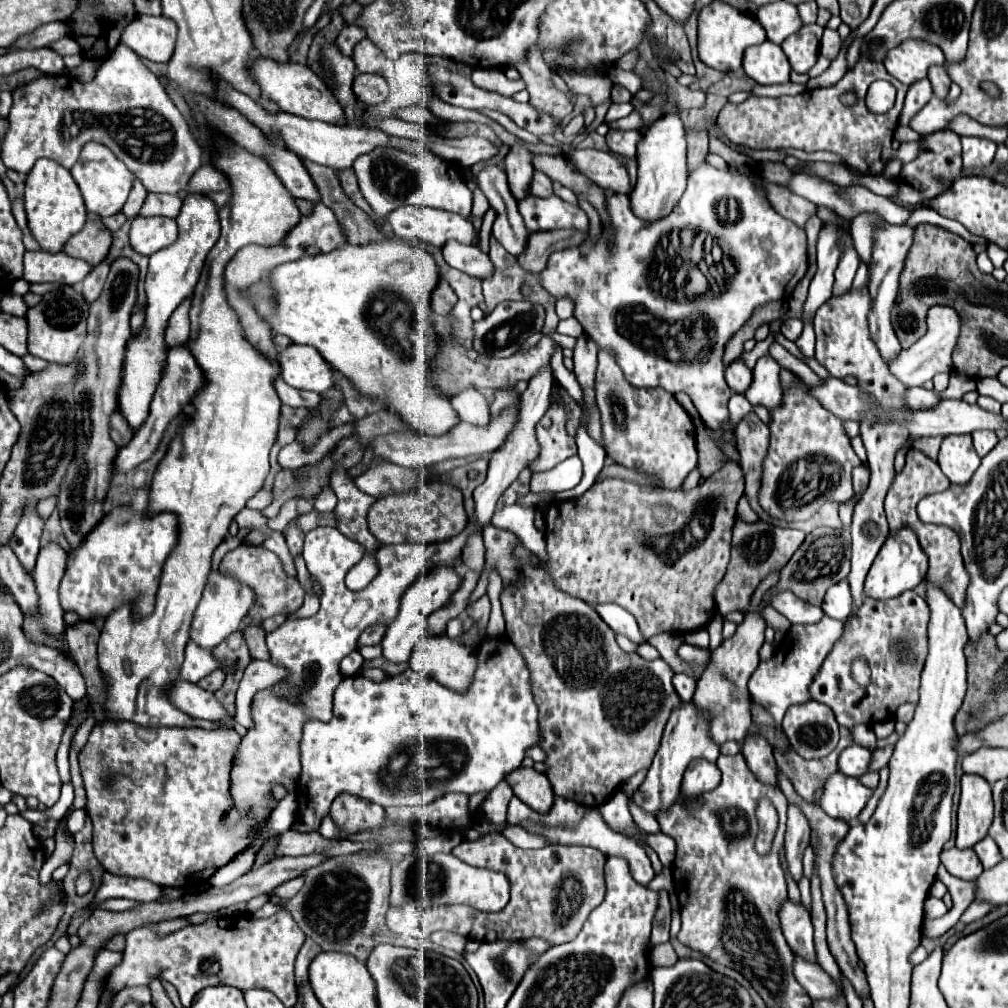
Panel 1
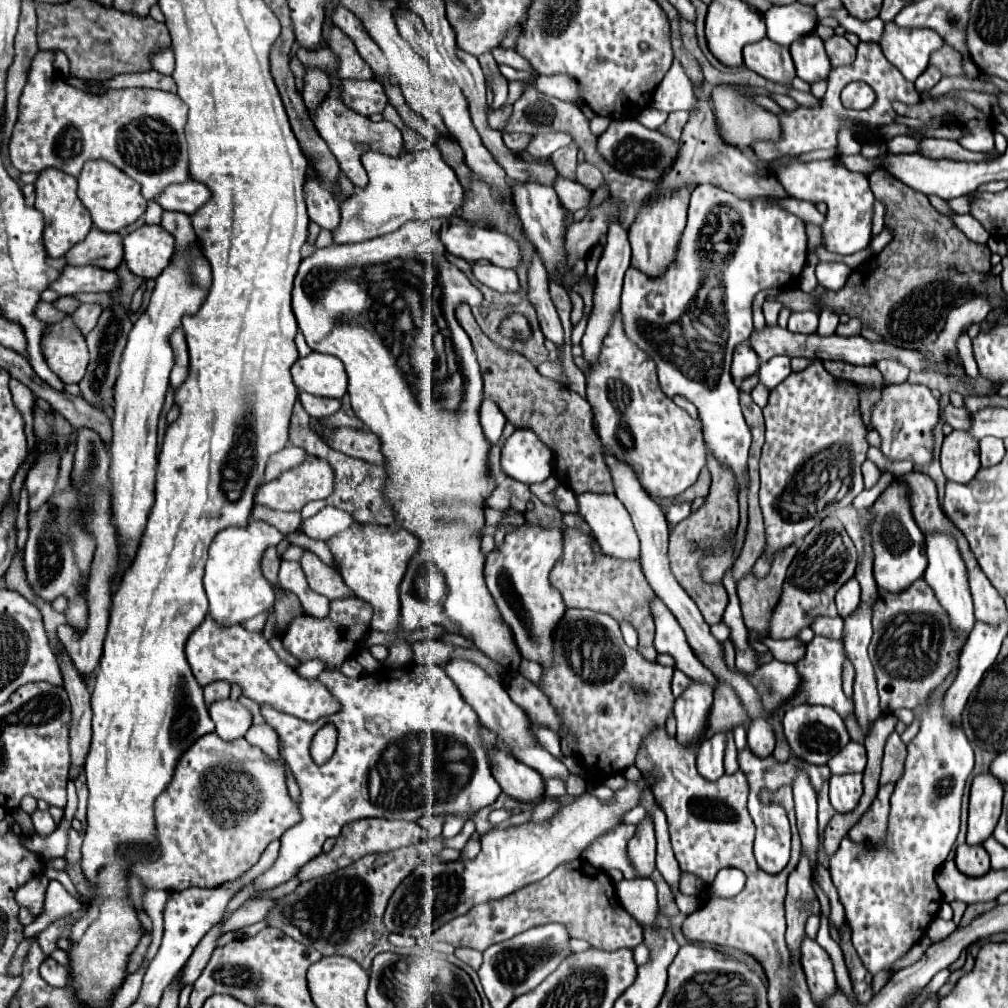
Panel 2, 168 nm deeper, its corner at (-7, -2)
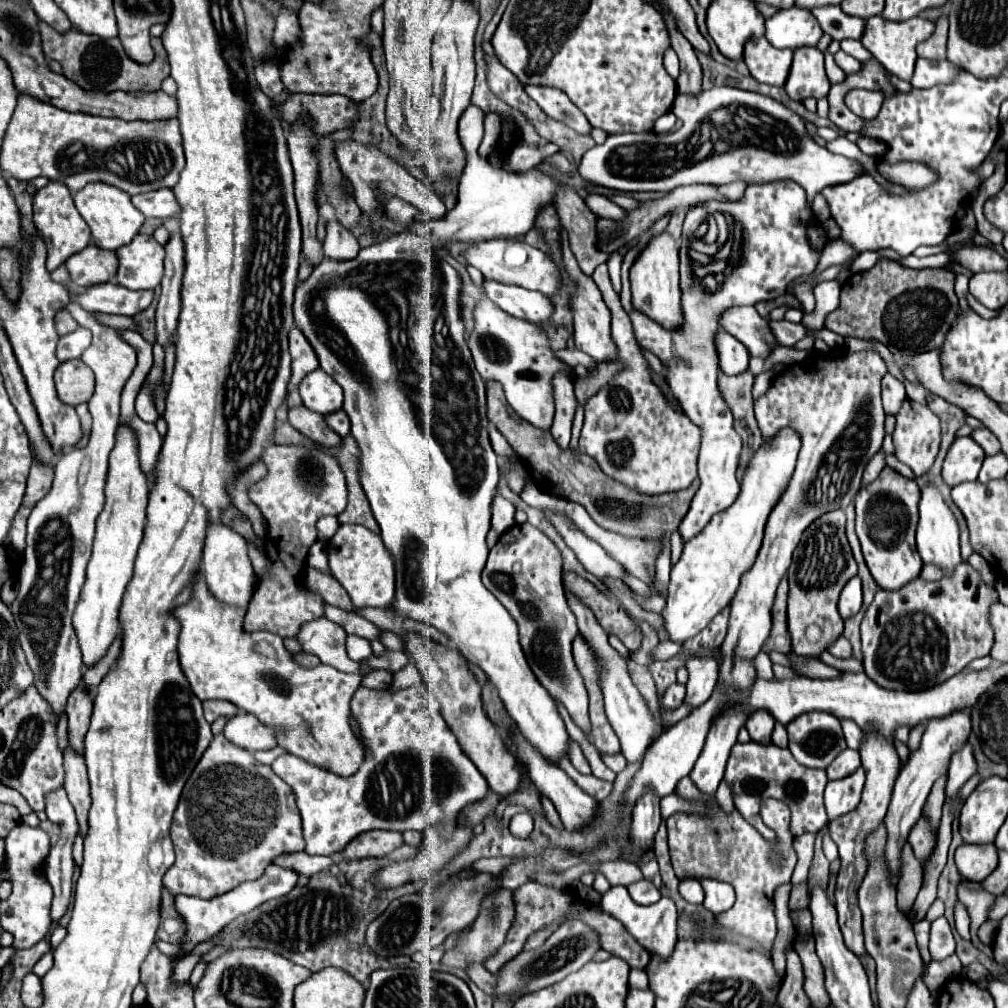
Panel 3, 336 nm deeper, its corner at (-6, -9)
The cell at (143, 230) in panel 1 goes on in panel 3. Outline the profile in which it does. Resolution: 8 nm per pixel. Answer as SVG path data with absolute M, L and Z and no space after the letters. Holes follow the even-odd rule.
M137 234L129 244L117 250L117 282L129 290L145 290L161 284L165 248L145 234Z

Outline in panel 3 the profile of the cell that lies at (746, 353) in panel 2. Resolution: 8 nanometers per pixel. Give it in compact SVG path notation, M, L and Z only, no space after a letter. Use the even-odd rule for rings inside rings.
M725 330L717 332L717 350L719 350L719 366L725 374L737 376L749 368L749 352Z

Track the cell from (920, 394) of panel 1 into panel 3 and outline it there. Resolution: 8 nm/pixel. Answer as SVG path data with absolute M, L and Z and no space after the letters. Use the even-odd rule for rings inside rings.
M977 428L977 430L973 430L971 438L983 446L985 454L997 454L997 452L1001 450L997 438L995 438L987 428Z

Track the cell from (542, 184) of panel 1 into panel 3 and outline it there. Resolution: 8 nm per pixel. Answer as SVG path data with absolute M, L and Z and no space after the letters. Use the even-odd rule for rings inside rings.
M587 196L585 204L589 206L589 210L593 210L593 214L597 214L599 218L625 218L625 210L619 208L617 204L613 204L611 200L607 200L605 196Z

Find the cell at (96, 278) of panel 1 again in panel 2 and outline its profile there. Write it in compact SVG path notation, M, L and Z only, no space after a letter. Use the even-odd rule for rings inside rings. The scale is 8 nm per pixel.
M82 305L74 315L74 325L78 327L78 331L82 331L84 335L90 333L90 329L94 329L94 325L98 323L98 317L102 313L100 305Z

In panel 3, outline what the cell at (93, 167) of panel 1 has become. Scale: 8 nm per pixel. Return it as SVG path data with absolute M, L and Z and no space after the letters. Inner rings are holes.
M89 182L89 186L81 188L73 196L73 200L79 214L91 228L93 242L105 250L117 250L123 244L131 242L145 220L145 216L133 206L129 194L125 194L123 190L117 190L115 186L105 186L105 182Z

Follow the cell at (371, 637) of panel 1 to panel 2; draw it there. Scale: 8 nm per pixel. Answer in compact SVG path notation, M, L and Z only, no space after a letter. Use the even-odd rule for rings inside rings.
M356 525L332 535L328 547L338 563L338 571L344 583L366 603L372 605L372 629L390 633L398 625L400 617L400 595L398 585L404 577L410 557L418 551L420 539L406 529L392 529L380 525Z

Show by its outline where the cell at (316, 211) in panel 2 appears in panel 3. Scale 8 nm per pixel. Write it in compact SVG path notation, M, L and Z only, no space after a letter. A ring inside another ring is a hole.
M329 220L325 228L327 228L327 236L325 236L325 242L323 242L325 256L337 258L337 260L357 256L357 250L361 246L359 246L357 238L347 228L343 228L337 220Z

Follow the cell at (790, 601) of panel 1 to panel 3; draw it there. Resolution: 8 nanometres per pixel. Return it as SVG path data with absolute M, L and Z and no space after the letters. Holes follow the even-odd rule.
M839 636L835 642L827 646L827 652L831 652L837 658L851 658L851 644L845 636Z

